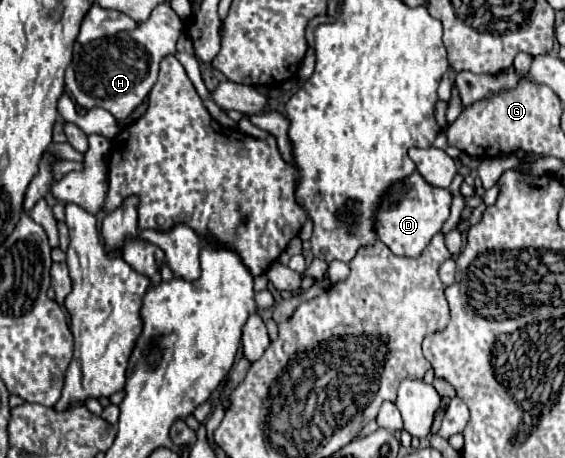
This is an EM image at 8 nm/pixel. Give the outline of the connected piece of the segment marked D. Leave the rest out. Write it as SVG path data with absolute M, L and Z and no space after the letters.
M417 171L407 179L395 183L387 195L383 197L379 211L377 211L377 235L379 239L395 253L417 257L429 245L433 235L441 231L441 225L449 217L451 207L451 193L447 189L439 189L429 185Z

